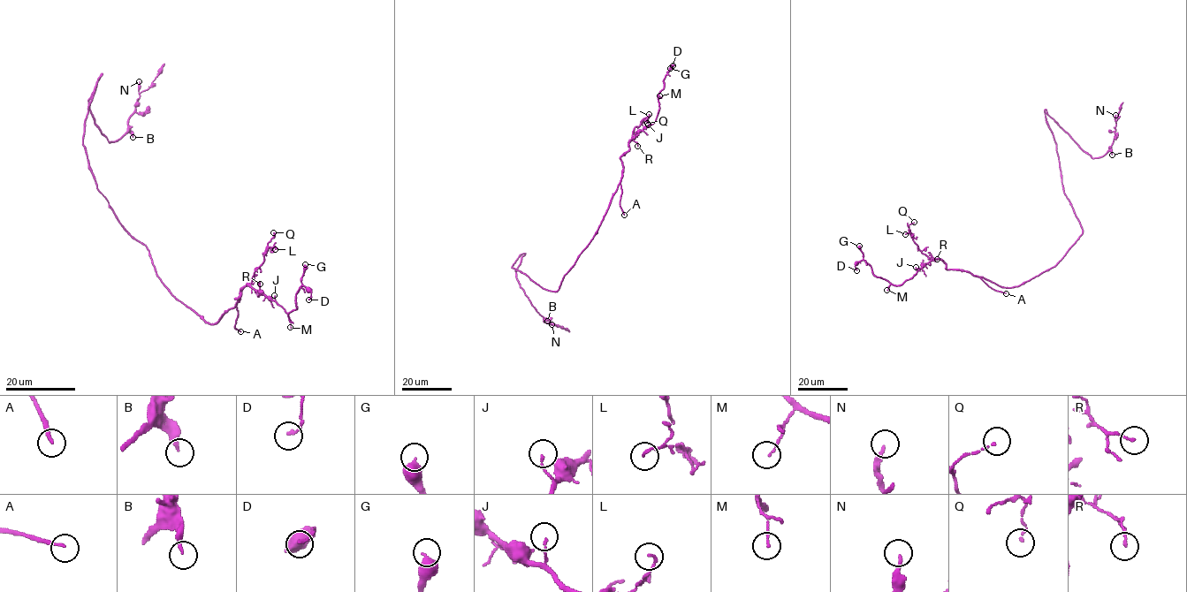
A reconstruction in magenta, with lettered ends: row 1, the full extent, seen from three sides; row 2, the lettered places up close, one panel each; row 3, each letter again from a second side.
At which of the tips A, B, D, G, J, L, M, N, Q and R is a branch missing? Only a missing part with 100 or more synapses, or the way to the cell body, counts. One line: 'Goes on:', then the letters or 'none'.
Goes on: A

